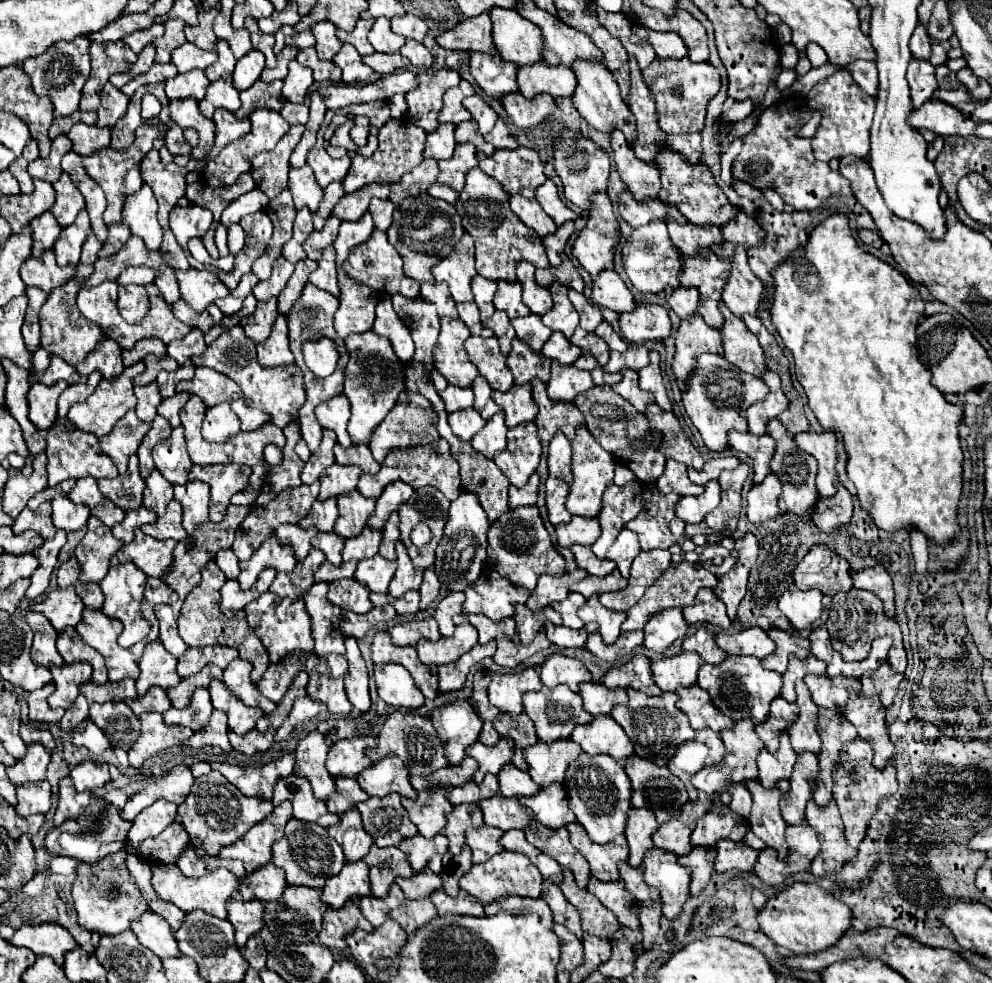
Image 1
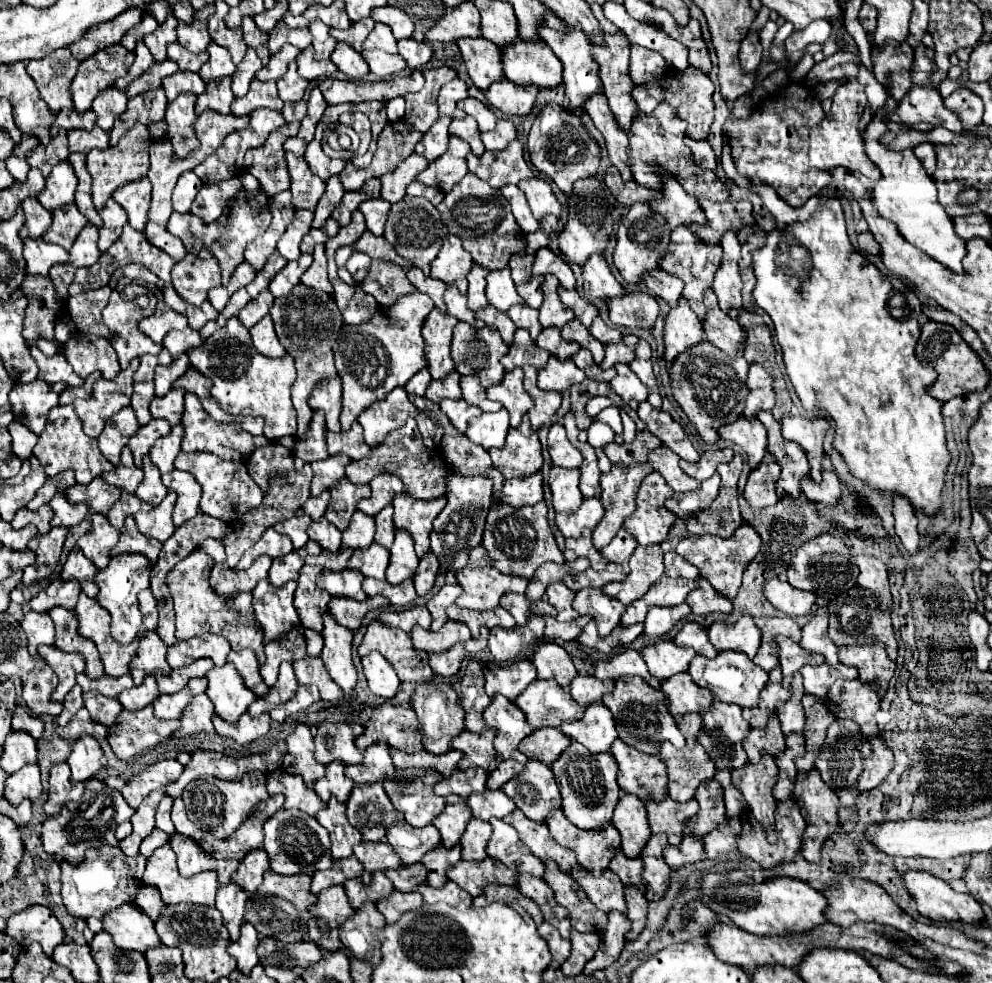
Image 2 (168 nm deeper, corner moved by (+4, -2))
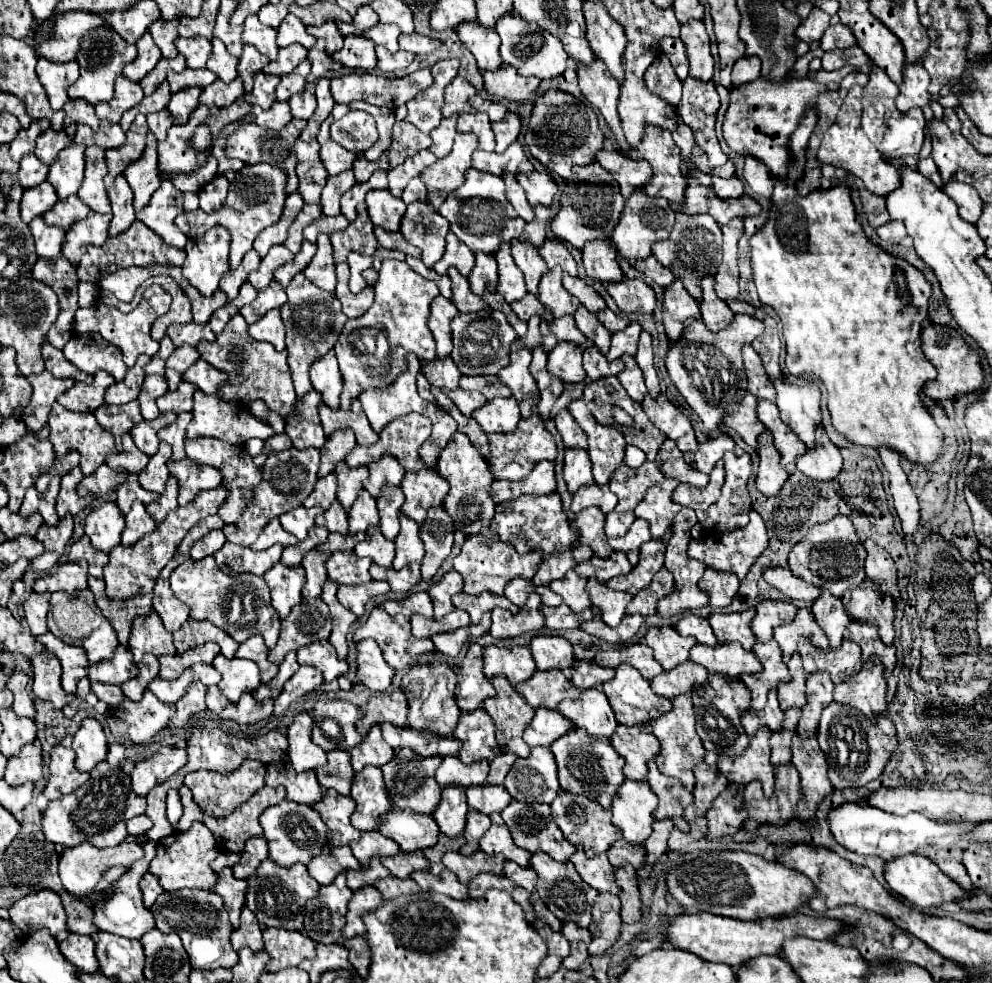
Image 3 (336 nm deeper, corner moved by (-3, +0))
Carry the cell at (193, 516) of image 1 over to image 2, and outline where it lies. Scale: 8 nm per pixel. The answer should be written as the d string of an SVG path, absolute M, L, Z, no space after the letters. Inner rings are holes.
M174 471L170 475L162 475L162 483L178 495L176 507L174 507L174 525L180 527L194 515L198 515L198 503L202 497L202 487L194 479L194 475L186 471Z

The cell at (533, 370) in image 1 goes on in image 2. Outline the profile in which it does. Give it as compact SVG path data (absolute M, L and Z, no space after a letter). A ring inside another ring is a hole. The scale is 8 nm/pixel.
M518 329L514 335L514 343L510 347L510 353L506 357L502 357L502 367L506 371L512 371L516 367L524 367L530 365L534 369L544 369L548 363L550 353L540 349L528 335L526 329Z

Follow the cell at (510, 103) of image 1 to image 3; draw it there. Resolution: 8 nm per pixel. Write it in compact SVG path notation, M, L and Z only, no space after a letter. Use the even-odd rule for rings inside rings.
M501 65L497 71L485 71L483 73L485 91L495 99L509 99L509 101L531 101L535 97L535 91L539 87L537 77L523 77L517 73L517 69L509 65Z

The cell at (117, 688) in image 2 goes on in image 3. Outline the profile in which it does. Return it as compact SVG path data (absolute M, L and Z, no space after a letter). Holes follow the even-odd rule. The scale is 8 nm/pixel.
M117 645L113 659L89 665L91 681L121 685L127 679L133 679L135 675L137 675L137 665L133 665L133 655L129 653L129 647L125 645Z

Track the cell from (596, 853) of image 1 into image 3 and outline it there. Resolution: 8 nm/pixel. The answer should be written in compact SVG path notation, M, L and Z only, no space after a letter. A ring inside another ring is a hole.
M559 789L559 795L551 803L551 813L553 813L553 819L557 821L561 833L565 835L565 839L573 845L583 845L583 849L589 857L605 853L609 849L609 845L613 845L617 839L621 839L621 831L609 821L609 809L601 807L593 799L573 795L565 789Z

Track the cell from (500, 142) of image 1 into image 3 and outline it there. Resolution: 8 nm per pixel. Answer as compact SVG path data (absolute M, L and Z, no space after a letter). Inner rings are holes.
M507 113L501 121L493 121L493 131L495 131L495 139L497 139L497 153L505 151L513 141L517 141L519 129L521 129L521 121L517 113Z

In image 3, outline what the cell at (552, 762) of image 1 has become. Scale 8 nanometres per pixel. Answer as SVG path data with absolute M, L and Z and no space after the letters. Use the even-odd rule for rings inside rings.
M539 707L533 721L525 729L523 737L531 747L537 747L537 745L549 747L557 737L565 735L569 731L569 727L573 727L573 723L569 719L565 719L559 711Z

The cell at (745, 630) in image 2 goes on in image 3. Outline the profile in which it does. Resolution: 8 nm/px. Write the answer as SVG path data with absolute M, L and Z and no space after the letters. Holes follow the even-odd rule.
M747 609L747 611L739 611L739 613L711 615L709 623L719 641L737 641L737 643L741 643L743 649L751 651L751 647L755 643L755 635L749 627L751 619L753 619L753 609Z

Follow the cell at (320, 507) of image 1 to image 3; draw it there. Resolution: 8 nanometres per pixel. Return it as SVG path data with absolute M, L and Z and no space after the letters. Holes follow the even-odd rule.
M329 473L327 477L317 479L317 485L309 495L309 499L305 501L305 505L307 507L319 505L321 509L329 509L329 505L335 501L335 491L337 491L337 477L335 473Z

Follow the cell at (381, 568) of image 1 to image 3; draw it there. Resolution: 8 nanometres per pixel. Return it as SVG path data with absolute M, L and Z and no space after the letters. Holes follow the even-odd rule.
M373 525L367 529L365 539L355 545L355 553L357 557L369 557L371 561L383 567L391 567L391 561L395 557L395 545L393 541L383 537L383 533L379 531L379 525Z

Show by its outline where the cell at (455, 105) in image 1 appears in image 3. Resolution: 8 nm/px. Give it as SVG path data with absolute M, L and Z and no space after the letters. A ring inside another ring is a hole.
M455 77L449 87L445 87L445 105L441 109L443 117L451 117L453 113L473 113L475 109L469 105L469 99L475 95L475 87L463 77Z

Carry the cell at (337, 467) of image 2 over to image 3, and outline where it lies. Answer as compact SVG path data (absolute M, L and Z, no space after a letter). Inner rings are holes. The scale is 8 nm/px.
M339 429L331 435L327 435L325 445L321 447L321 465L319 465L319 477L331 473L337 465L337 461L343 461L345 455L355 447L355 433L351 429Z

